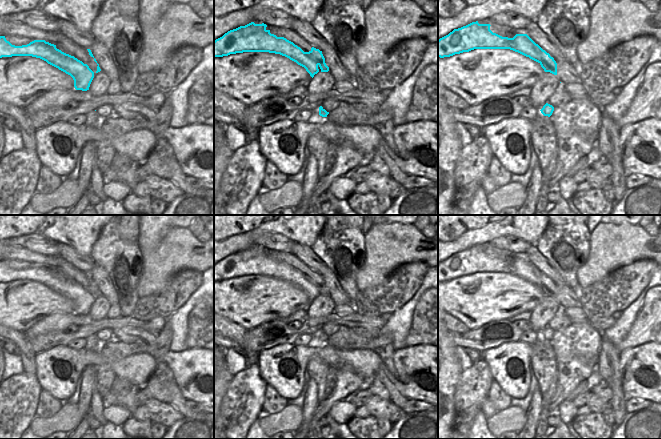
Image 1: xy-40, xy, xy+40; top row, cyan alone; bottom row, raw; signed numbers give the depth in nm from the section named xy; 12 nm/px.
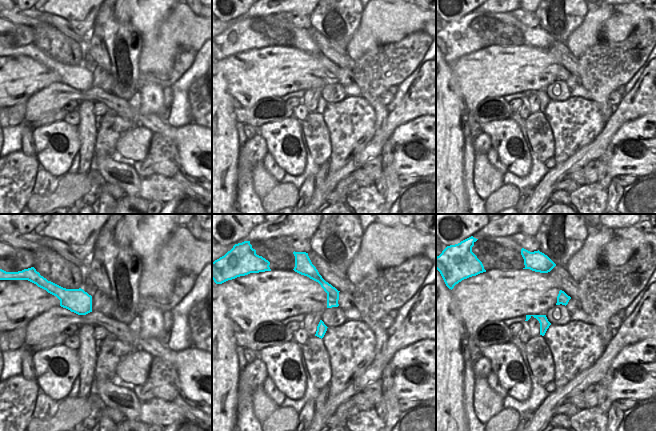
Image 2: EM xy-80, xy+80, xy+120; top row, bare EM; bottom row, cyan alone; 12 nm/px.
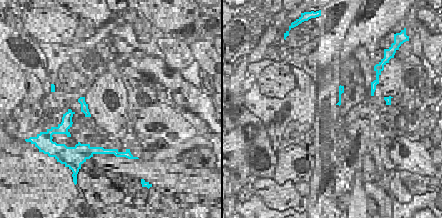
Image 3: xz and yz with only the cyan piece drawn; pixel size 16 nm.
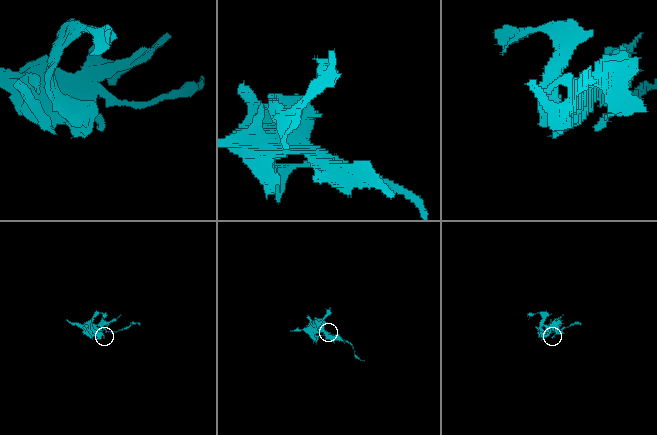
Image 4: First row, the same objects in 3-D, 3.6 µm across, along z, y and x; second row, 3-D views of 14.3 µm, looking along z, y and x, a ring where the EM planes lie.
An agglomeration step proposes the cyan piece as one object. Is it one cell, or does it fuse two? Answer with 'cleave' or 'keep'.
cleave

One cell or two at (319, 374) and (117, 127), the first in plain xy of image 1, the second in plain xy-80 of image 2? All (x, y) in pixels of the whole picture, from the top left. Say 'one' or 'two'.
two

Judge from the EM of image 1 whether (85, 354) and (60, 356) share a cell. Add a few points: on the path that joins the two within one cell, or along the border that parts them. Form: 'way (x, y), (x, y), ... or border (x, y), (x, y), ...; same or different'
way (79, 356), (66, 356); same

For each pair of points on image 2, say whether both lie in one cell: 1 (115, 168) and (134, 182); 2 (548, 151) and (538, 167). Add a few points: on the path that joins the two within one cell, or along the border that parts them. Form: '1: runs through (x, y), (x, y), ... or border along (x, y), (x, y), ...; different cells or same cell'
1: runs through (120, 173), (129, 180); same cell
2: border along (530, 141), (535, 155), (544, 163); different cells

